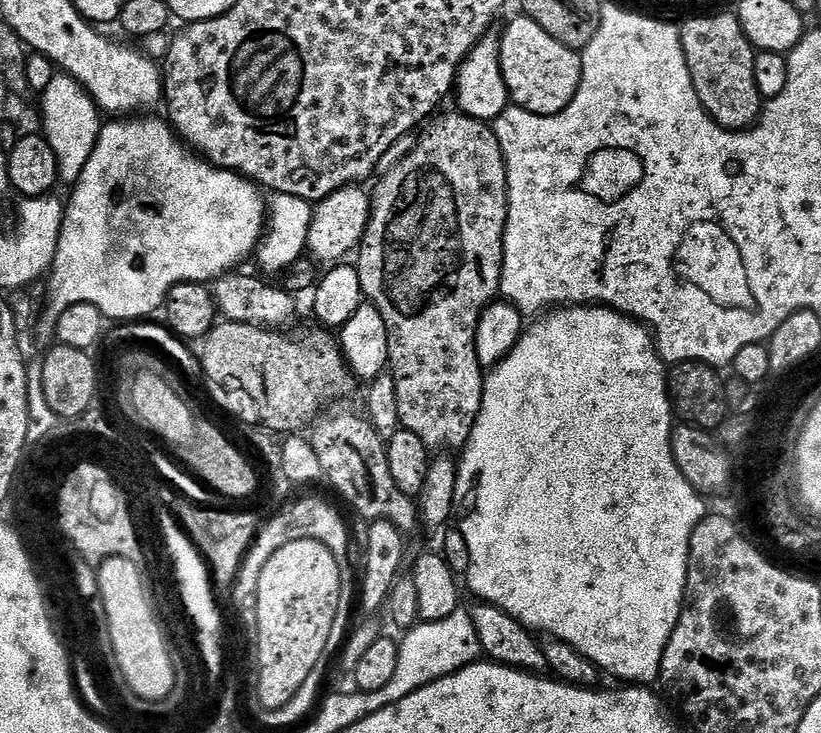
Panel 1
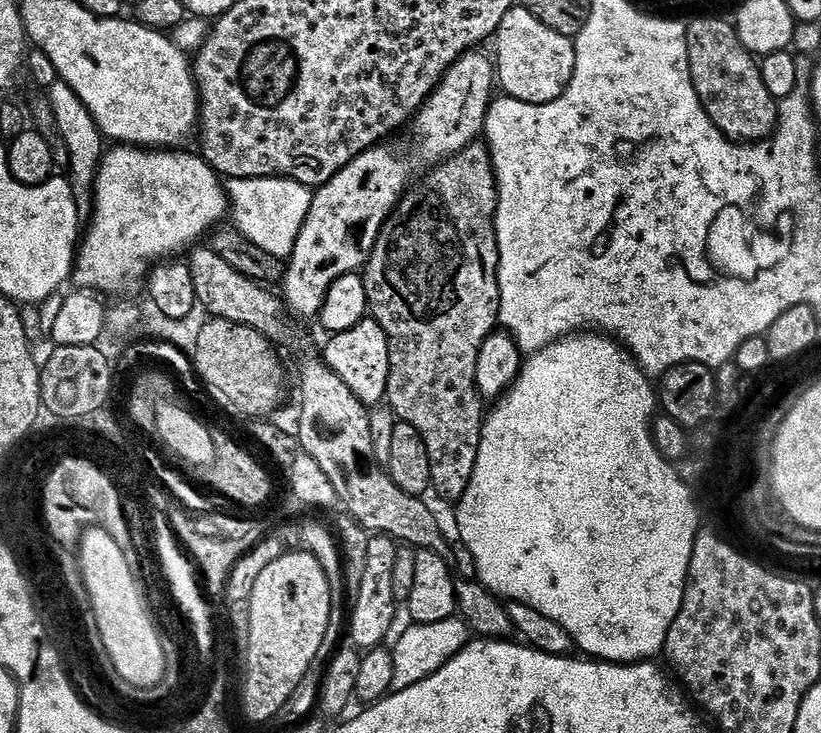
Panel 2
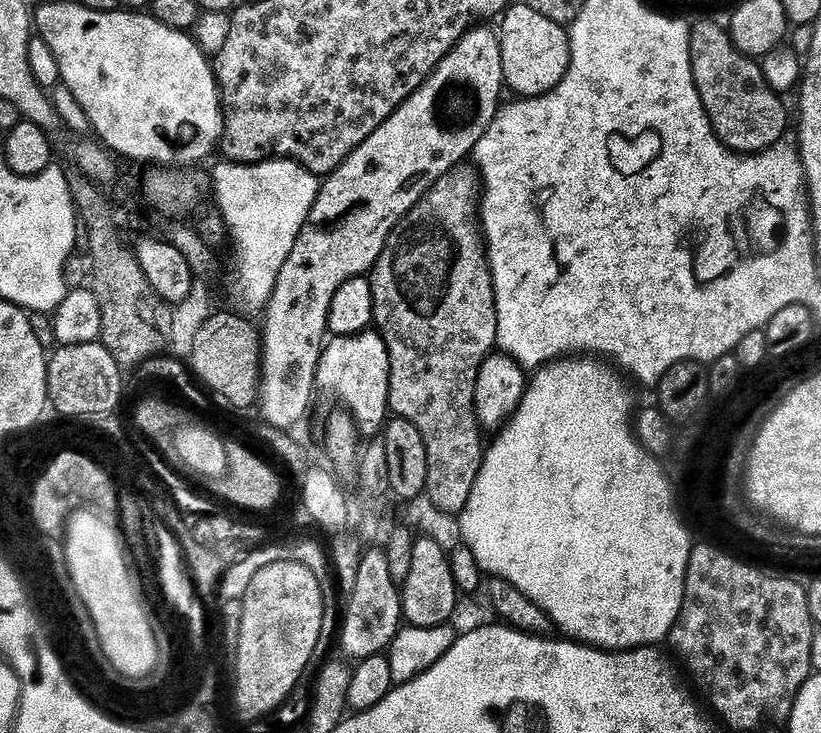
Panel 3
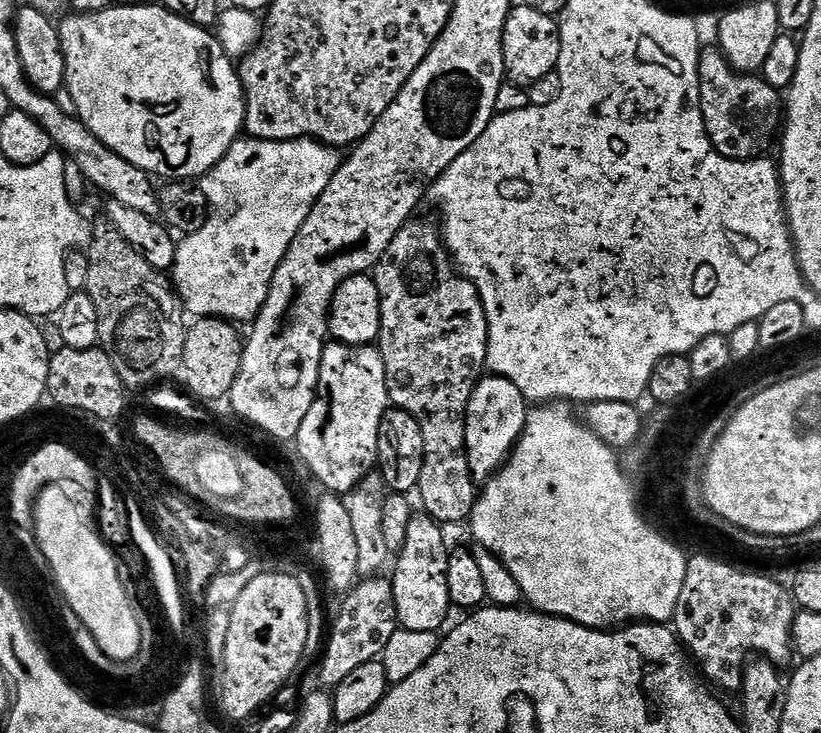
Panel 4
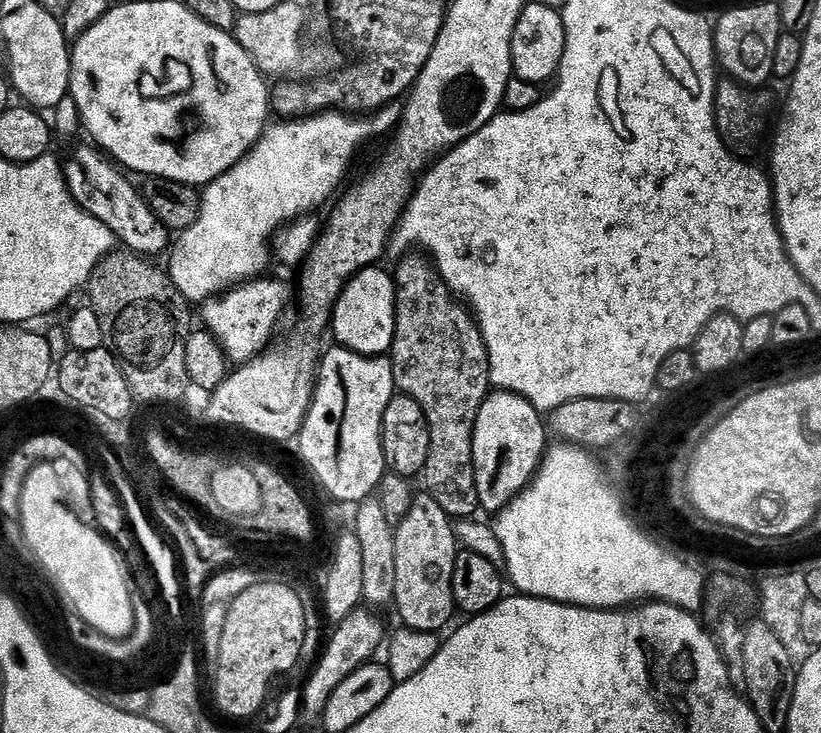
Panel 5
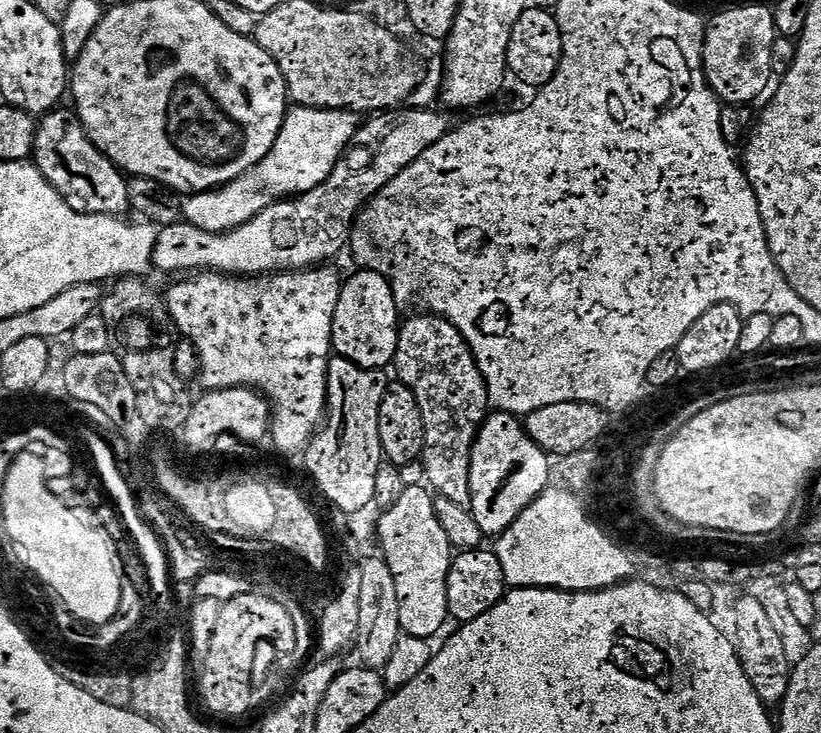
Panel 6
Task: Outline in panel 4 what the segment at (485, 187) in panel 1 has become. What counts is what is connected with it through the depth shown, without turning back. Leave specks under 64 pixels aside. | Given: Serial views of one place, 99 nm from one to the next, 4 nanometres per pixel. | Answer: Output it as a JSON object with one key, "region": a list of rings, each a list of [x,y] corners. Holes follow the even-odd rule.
{"region":[[[409,222],[405,224],[402,230],[398,230],[394,242],[390,242],[386,254],[380,259],[380,263],[374,269],[374,279],[380,295],[380,339],[378,347],[386,366],[386,386],[388,387],[388,399],[391,407],[412,415],[417,420],[419,426],[421,426],[422,436],[425,438],[425,464],[422,466],[419,485],[419,488],[422,490],[421,502],[423,511],[431,516],[437,524],[443,526],[446,523],[467,521],[471,517],[478,499],[478,484],[472,478],[472,471],[468,465],[468,451],[465,449],[466,418],[468,417],[468,403],[474,394],[476,383],[482,379],[486,372],[488,362],[488,315],[475,283],[469,280],[467,275],[458,271],[451,255],[443,254],[444,256],[436,256],[439,254],[440,248],[442,252],[442,244],[438,239],[437,229],[435,232],[428,224],[416,223]]]}

